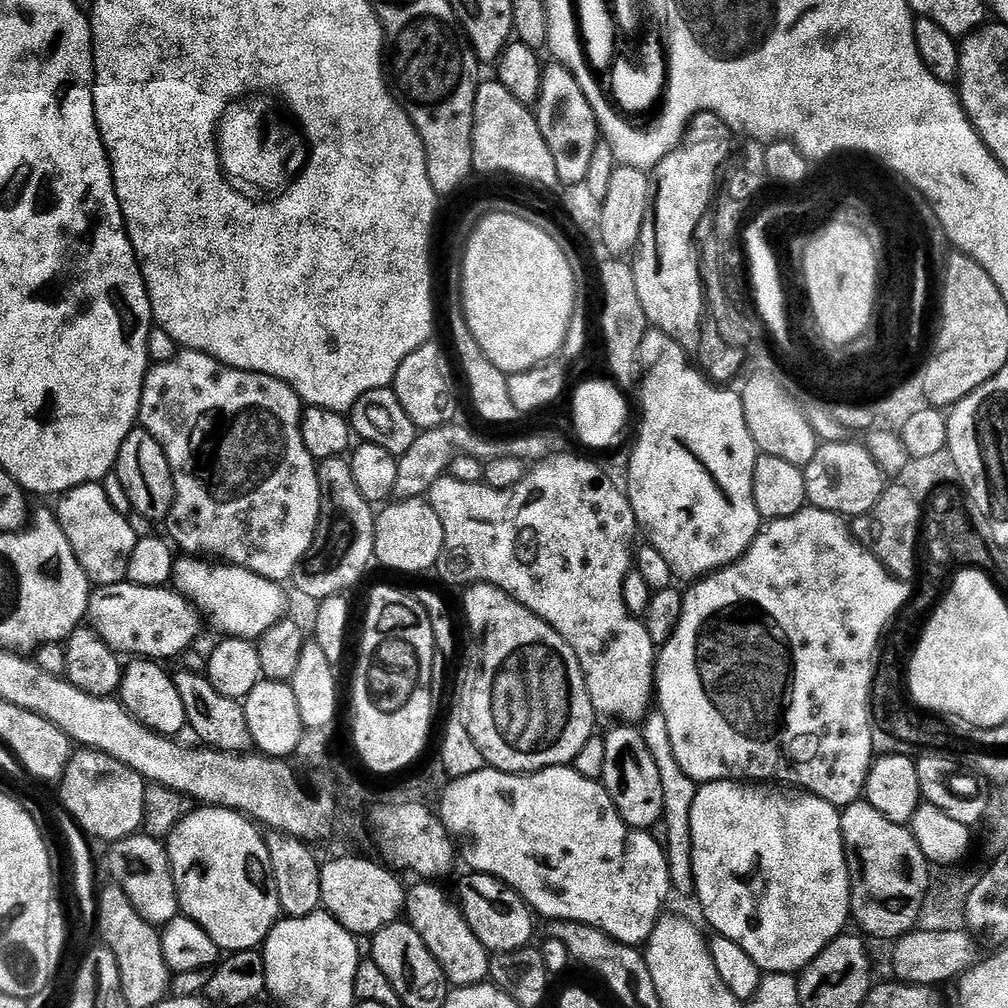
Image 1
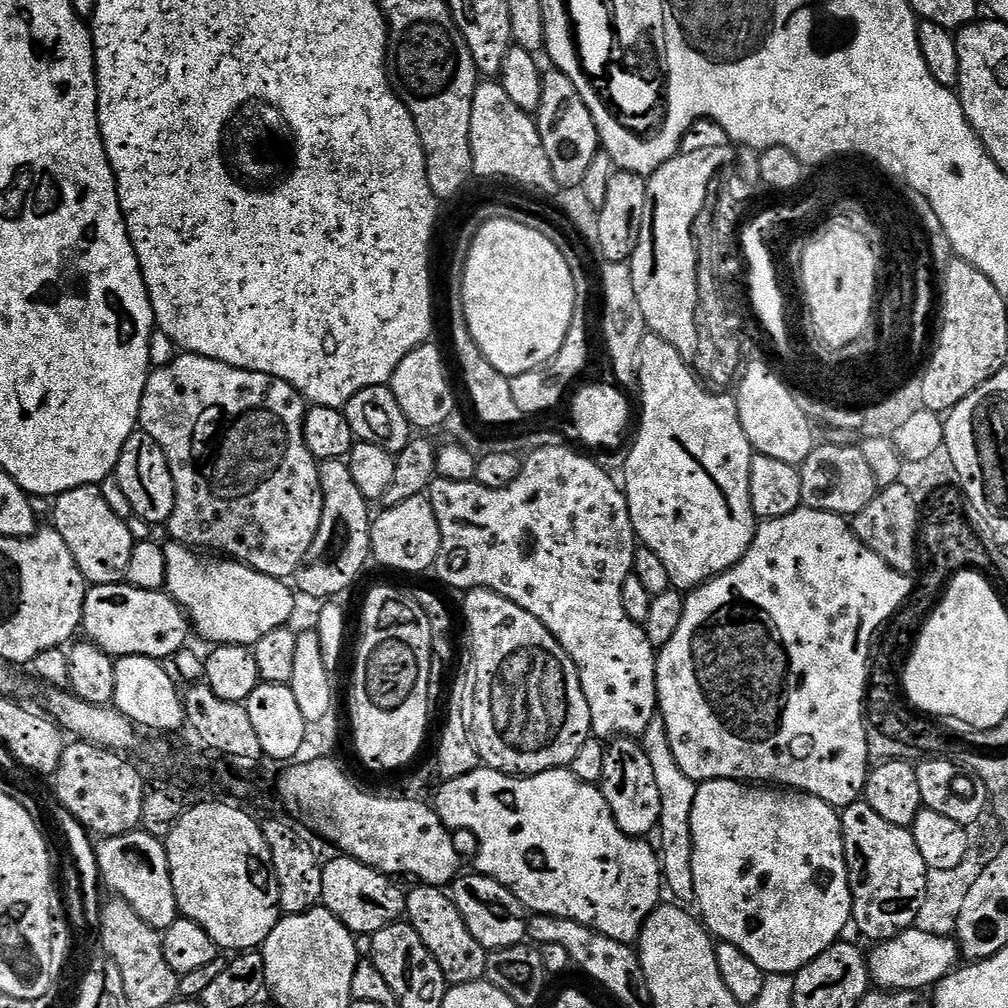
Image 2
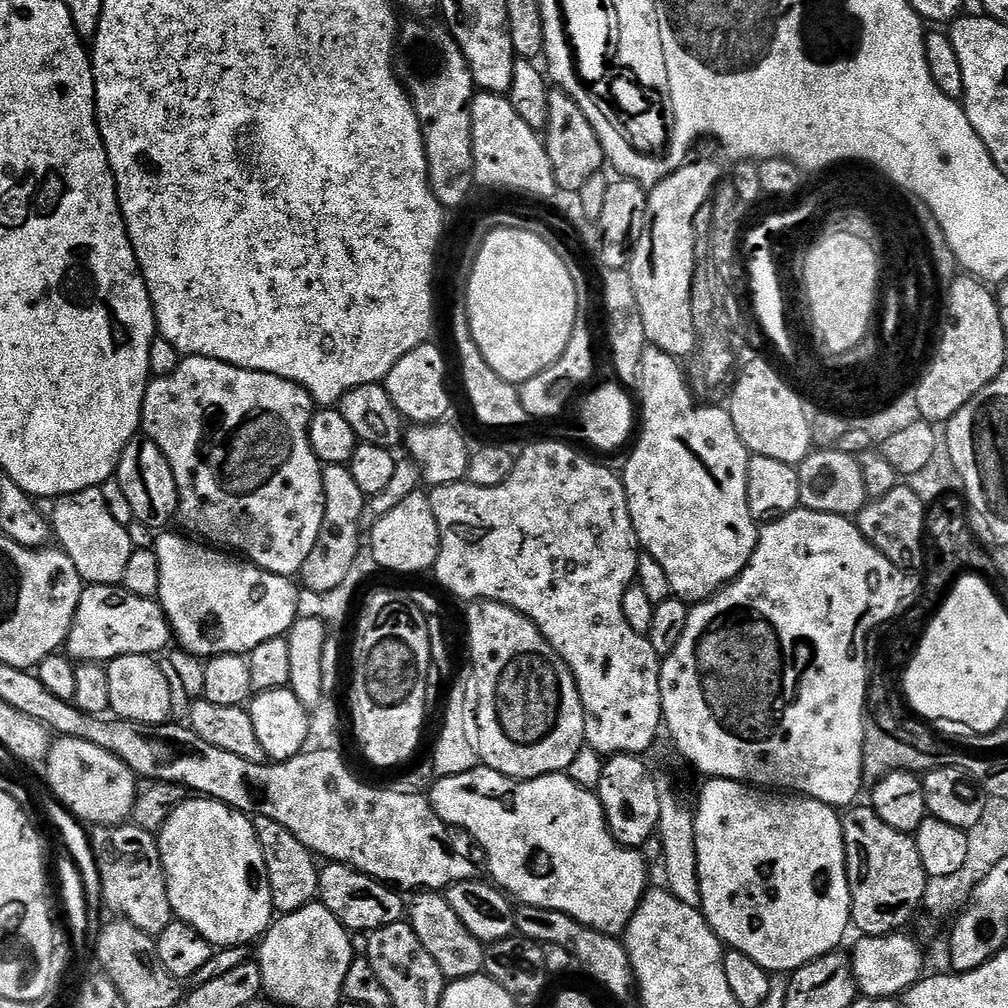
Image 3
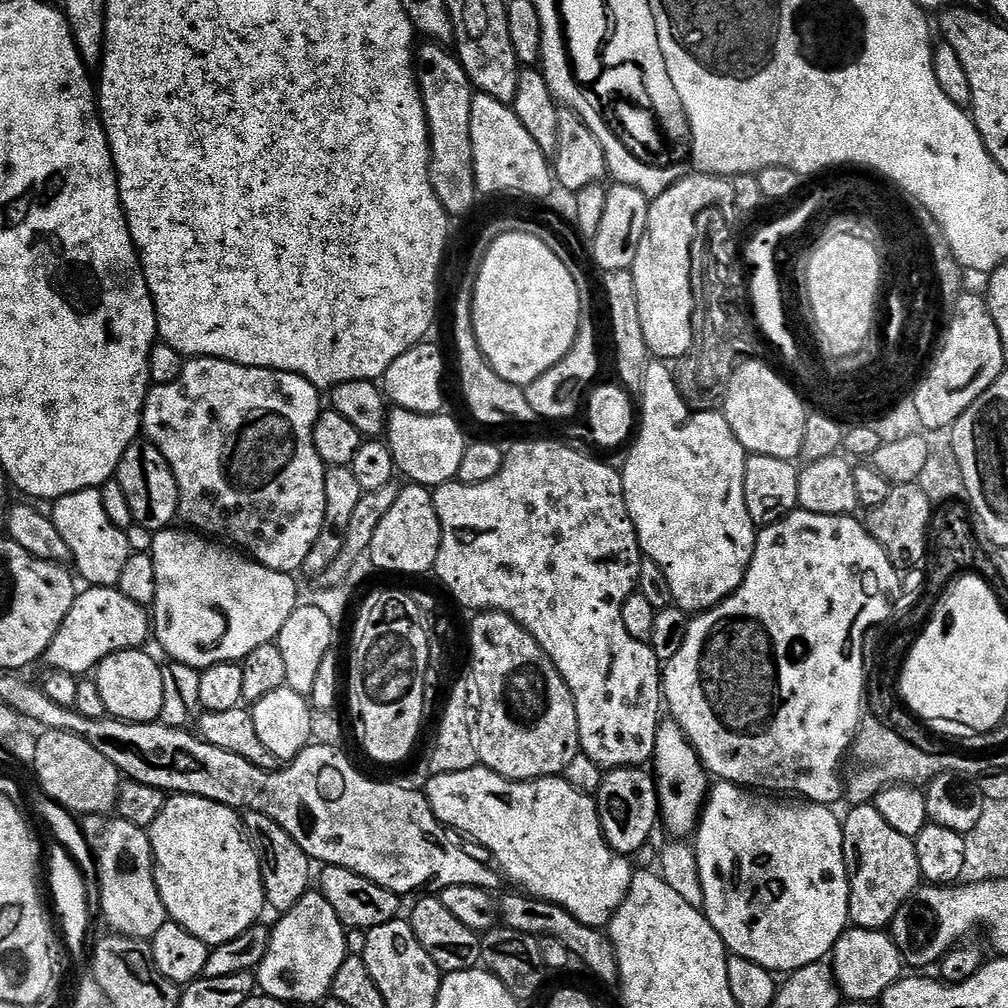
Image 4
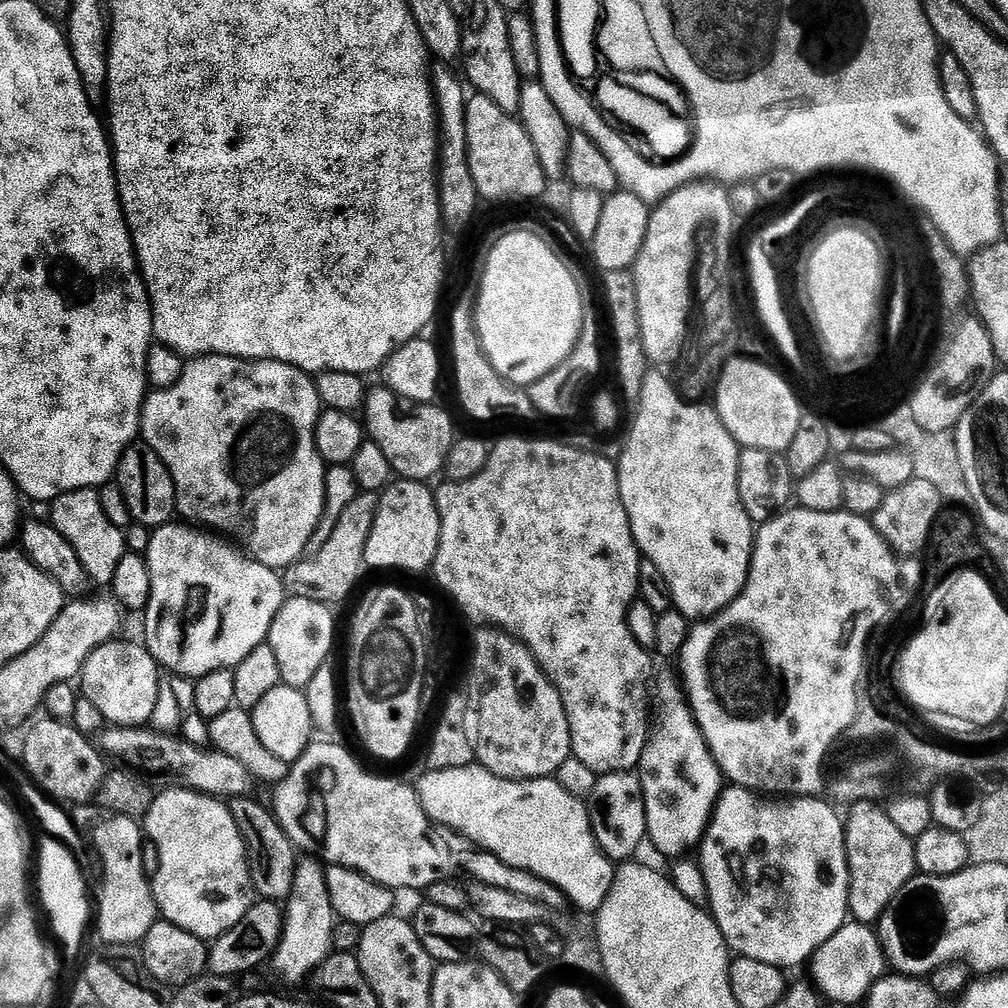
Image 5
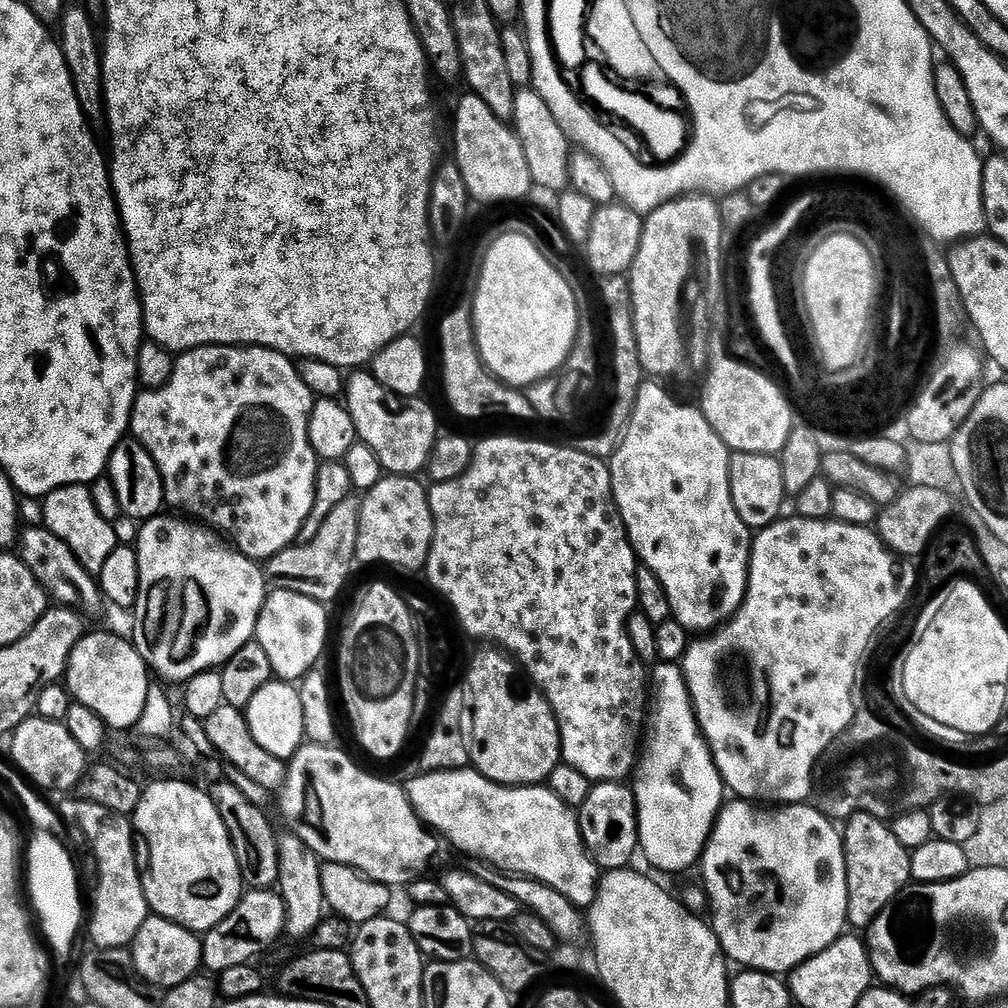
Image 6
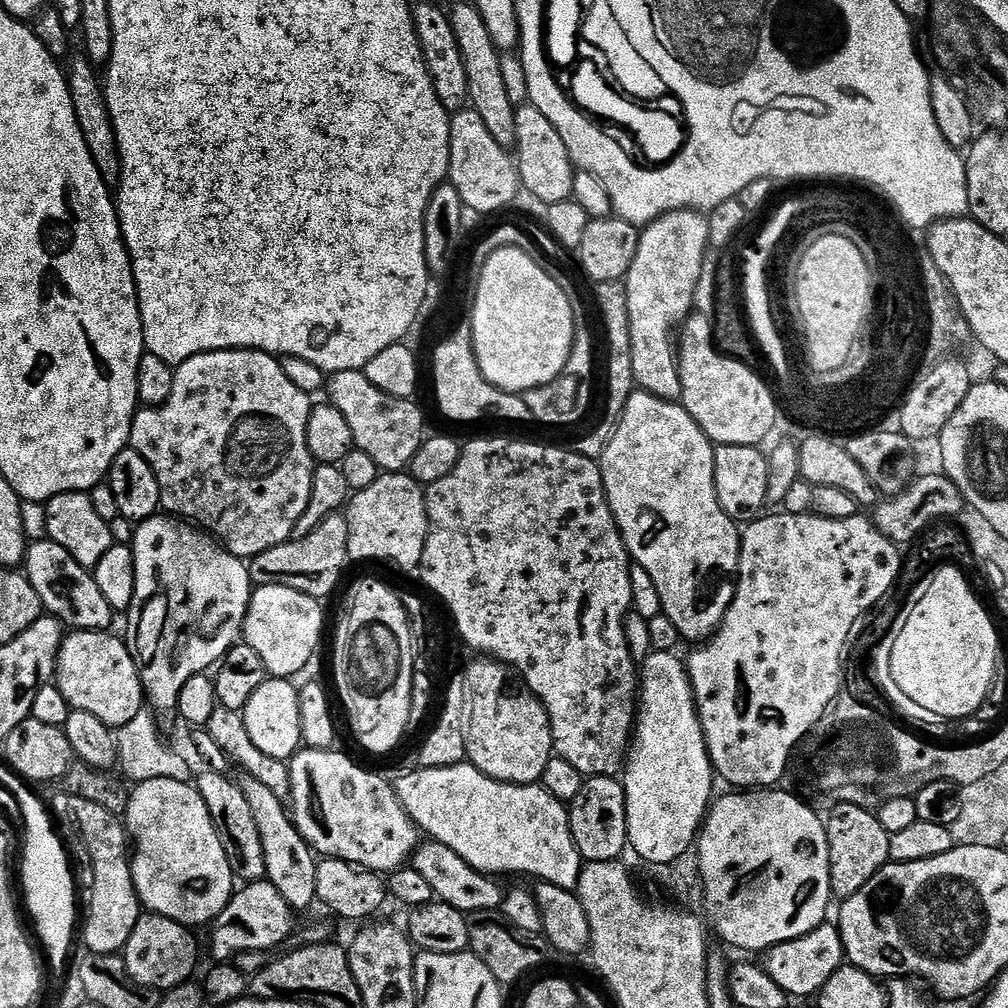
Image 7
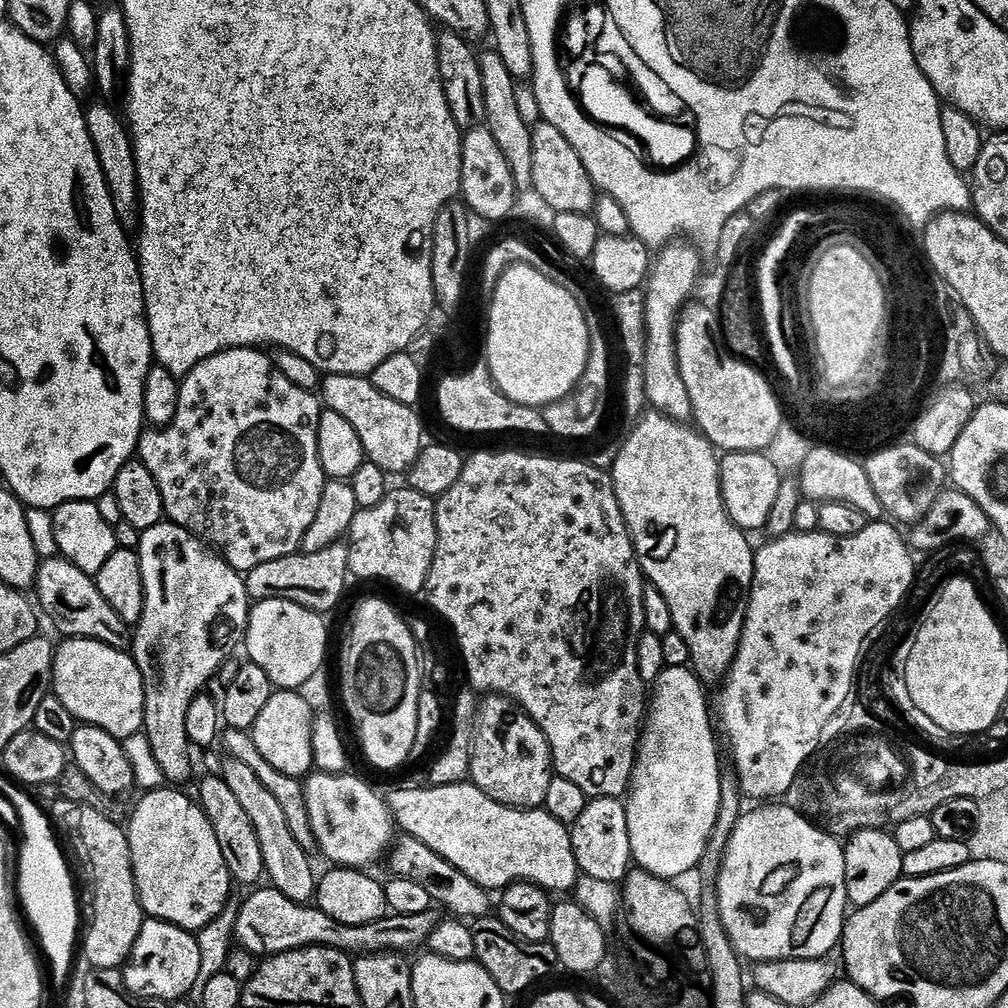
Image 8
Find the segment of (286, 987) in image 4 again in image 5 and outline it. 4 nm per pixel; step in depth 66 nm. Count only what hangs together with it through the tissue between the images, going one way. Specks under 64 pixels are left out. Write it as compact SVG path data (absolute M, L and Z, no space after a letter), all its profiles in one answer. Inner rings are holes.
M297 867L292 883L292 893L283 913L284 930L280 944L270 957L272 972L284 984L300 984L311 977L333 951L334 913L324 877L325 869Z

